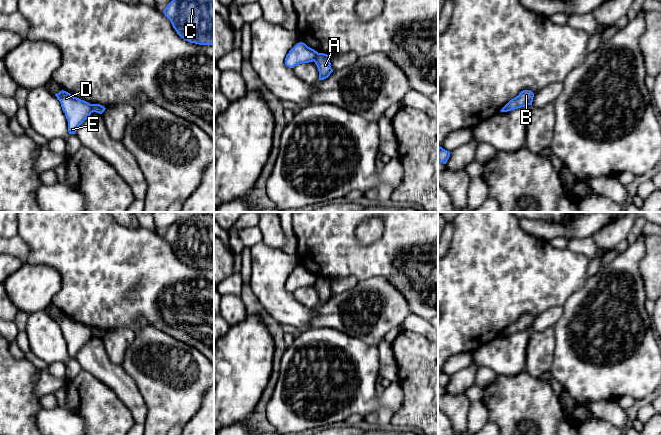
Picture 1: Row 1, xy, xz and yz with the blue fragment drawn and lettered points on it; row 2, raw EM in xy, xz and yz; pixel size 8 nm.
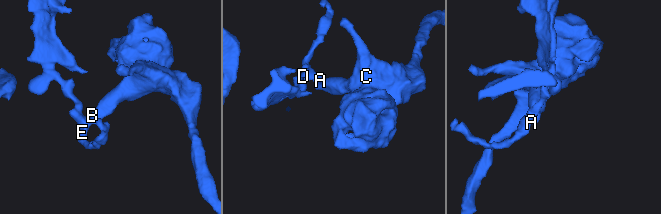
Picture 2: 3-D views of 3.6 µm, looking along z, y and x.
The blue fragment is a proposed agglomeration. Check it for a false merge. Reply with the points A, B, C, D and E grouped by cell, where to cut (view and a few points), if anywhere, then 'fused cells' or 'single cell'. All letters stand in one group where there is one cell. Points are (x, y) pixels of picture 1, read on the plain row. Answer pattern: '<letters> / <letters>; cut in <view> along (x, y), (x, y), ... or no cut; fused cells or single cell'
A B C / D E; cut in xz along (318, 277), (314, 285); fused cells

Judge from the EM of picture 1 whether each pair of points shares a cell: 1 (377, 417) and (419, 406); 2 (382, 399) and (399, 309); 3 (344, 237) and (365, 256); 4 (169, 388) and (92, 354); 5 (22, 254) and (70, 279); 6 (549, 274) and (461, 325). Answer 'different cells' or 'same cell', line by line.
1: different cells
2: different cells
3: same cell
4: different cells
5: different cells
6: same cell

